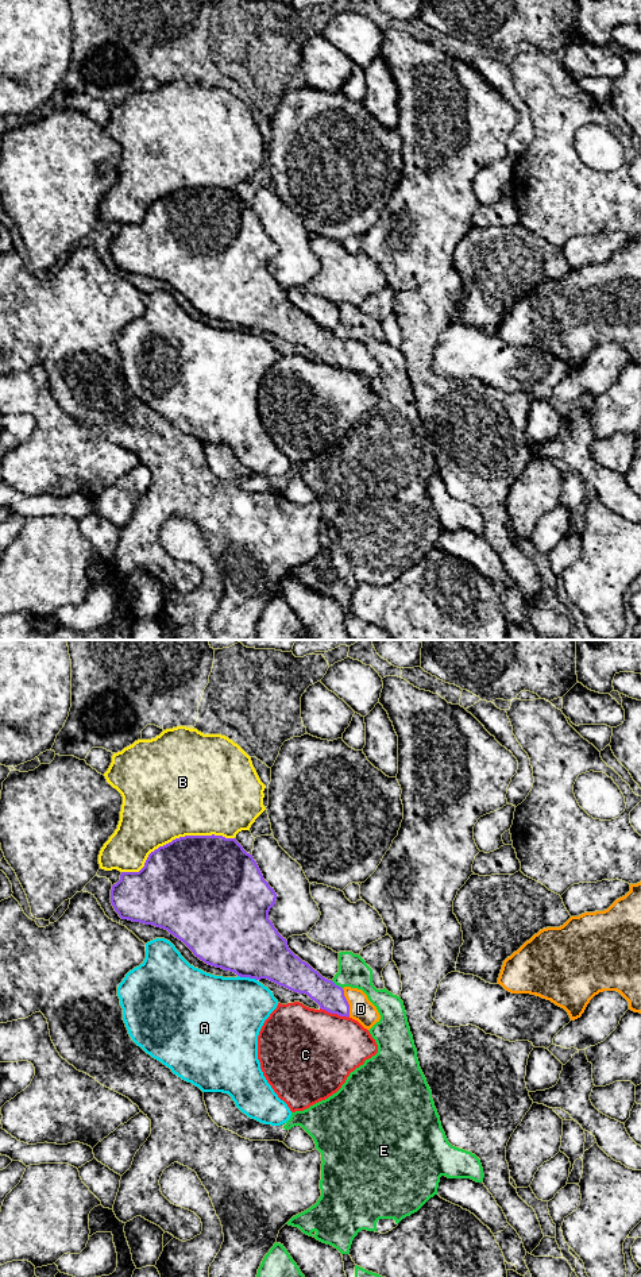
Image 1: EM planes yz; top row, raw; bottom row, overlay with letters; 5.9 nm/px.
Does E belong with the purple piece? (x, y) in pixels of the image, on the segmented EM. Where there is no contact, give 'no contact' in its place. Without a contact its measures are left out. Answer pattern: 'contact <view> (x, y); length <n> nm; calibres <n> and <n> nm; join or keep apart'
contact yz (335, 984); length 90 nm; calibres 190 and 180 nm; keep apart

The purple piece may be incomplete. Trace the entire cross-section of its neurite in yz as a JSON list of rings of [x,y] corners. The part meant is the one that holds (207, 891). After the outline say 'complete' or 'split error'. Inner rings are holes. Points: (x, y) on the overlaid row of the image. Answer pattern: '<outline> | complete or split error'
[[[215,834],[185,836],[159,846],[148,854],[139,872],[121,872],[120,880],[111,890],[111,903],[121,919],[165,929],[208,965],[233,972],[240,977],[267,979],[293,992],[305,994],[321,1010],[350,1016],[370,1030],[381,1019],[377,1007],[362,989],[336,985],[289,949],[286,938],[269,919],[269,911],[275,904],[275,899],[274,888],[263,879],[252,854],[247,853],[236,838]]] | split error

